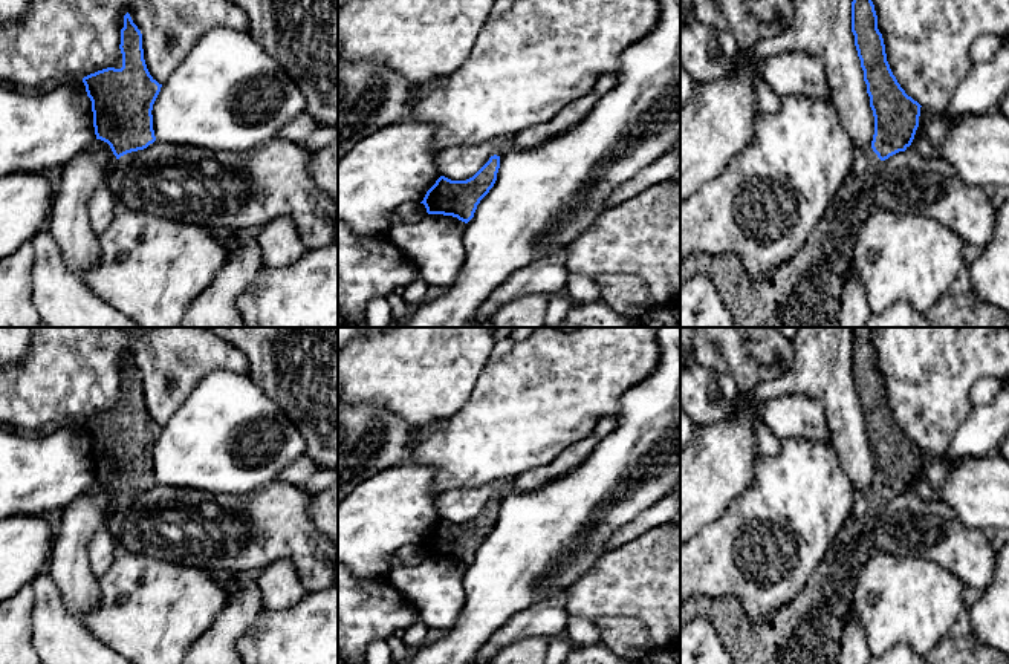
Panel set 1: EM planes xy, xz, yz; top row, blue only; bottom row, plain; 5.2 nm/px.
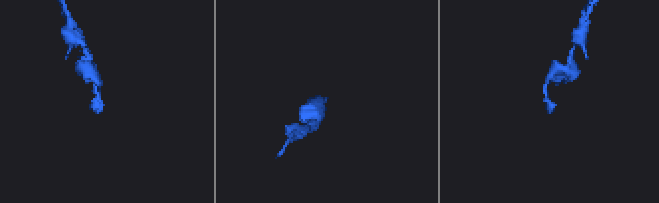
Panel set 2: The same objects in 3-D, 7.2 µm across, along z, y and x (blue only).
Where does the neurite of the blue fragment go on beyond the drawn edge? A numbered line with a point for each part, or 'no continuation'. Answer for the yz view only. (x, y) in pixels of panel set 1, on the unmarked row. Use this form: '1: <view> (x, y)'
1: yz (807, 629)

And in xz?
no continuation

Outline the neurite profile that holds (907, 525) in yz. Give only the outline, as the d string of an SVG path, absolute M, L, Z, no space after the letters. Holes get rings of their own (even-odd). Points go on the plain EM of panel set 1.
M917 493L881 503L873 546L934 561L978 592L991 584L998 557L991 534L965 528L948 503L923 500Z

